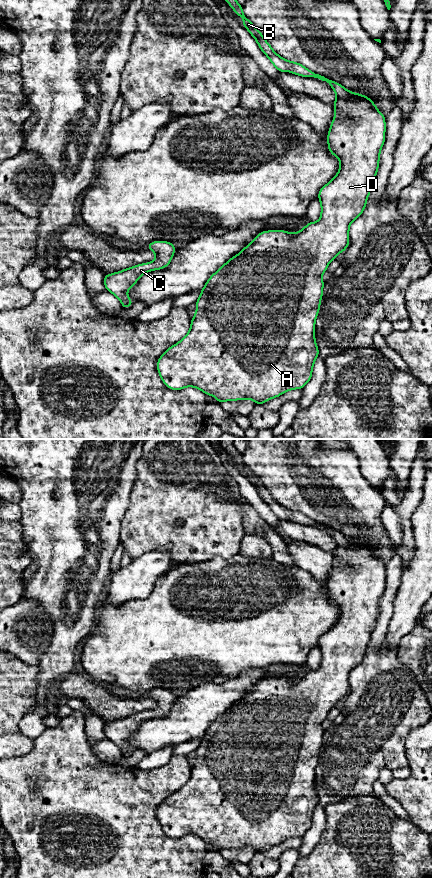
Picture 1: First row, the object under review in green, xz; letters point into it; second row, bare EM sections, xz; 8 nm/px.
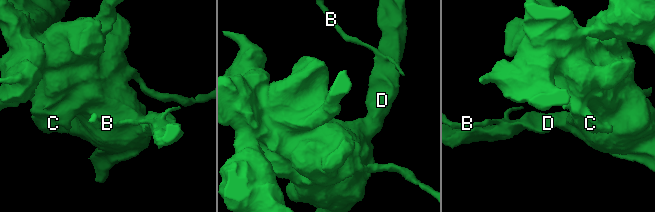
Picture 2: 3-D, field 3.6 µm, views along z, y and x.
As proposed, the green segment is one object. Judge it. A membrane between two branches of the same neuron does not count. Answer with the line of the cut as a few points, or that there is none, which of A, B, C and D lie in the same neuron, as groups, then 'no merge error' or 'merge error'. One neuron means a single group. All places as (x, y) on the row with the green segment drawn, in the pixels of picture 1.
cut in xz along (347, 90), (346, 98), (337, 98); A C D / B; merge error

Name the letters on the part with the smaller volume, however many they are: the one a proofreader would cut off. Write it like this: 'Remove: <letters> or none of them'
Remove: B

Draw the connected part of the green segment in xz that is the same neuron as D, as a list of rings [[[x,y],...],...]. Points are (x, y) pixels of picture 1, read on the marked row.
[[[348,90],[347,92],[347,99],[337,98],[333,103],[335,115],[328,132],[327,142],[331,154],[340,160],[340,169],[335,177],[319,191],[318,199],[321,203],[319,221],[309,222],[297,233],[289,233],[284,230],[270,230],[259,233],[239,254],[233,256],[217,272],[210,276],[195,303],[197,308],[195,316],[191,319],[189,332],[177,344],[168,348],[157,361],[158,373],[168,388],[177,391],[191,386],[200,389],[206,395],[212,395],[219,403],[252,399],[255,404],[262,405],[269,399],[276,398],[286,391],[302,389],[310,381],[314,362],[319,356],[319,350],[315,342],[315,320],[319,313],[323,295],[324,281],[322,280],[322,275],[327,270],[328,264],[340,252],[345,251],[349,245],[349,226],[355,219],[361,216],[365,209],[371,186],[378,171],[380,151],[385,142],[385,116],[378,111],[377,106],[370,98]]]

